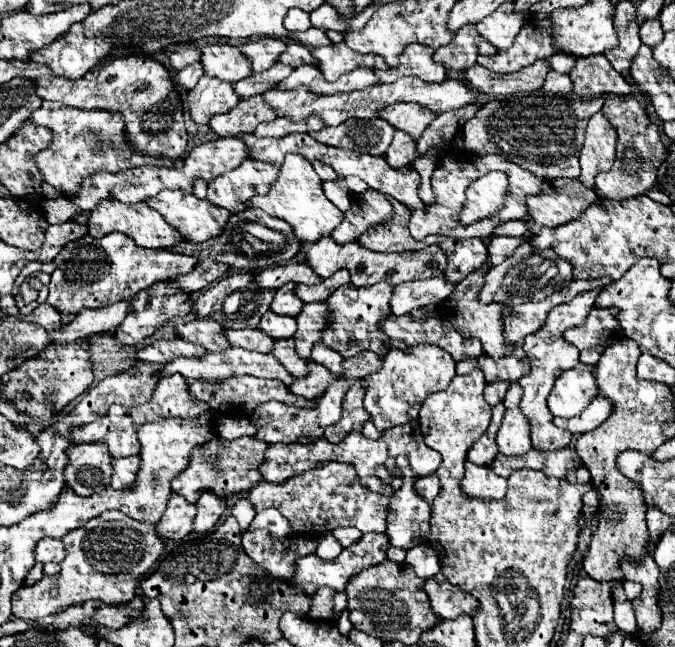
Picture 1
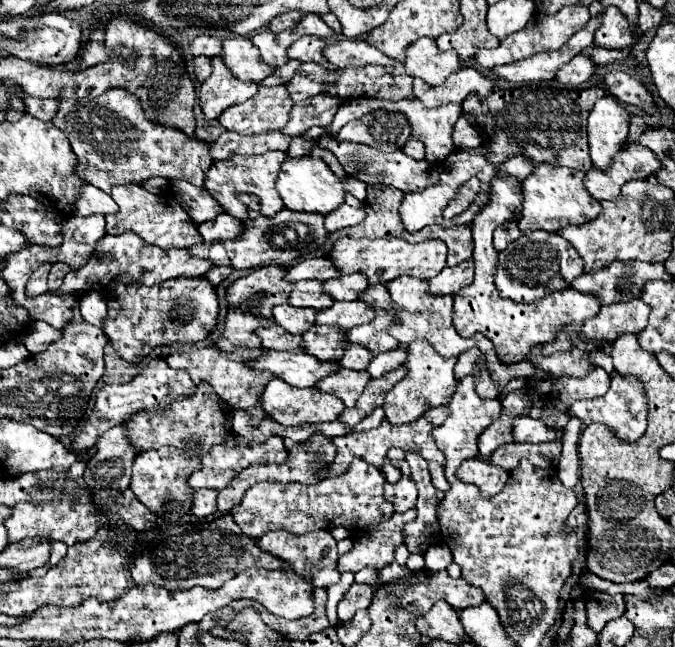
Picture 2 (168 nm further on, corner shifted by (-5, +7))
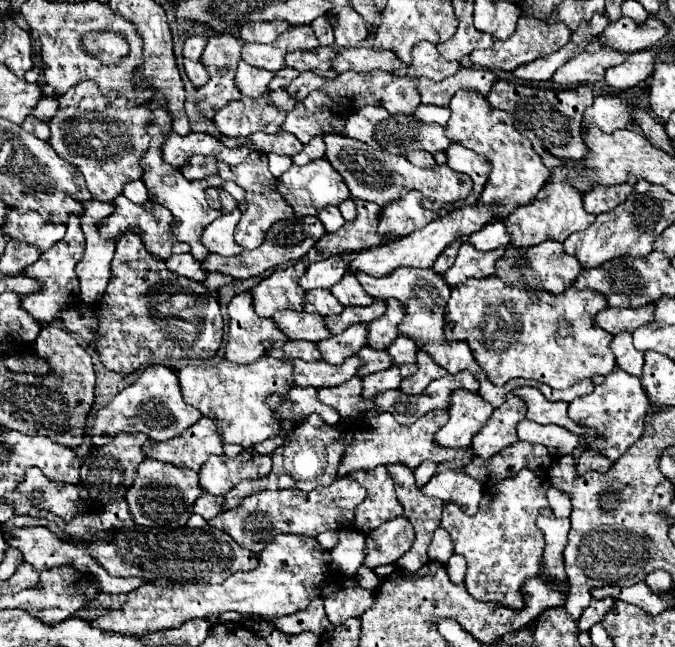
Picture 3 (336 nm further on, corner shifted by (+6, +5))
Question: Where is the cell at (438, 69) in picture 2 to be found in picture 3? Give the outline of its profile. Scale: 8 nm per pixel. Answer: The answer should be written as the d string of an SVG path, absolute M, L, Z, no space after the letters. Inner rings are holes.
M421 42L413 48L411 52L413 60L409 66L401 68L399 72L393 72L397 76L411 76L411 78L429 78L433 82L445 80L447 76L451 76L453 72L459 70L459 62L447 62L439 50L435 48L435 44L429 42Z

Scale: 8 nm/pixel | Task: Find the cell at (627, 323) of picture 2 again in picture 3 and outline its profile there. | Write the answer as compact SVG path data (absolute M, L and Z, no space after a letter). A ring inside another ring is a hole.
M653 304L641 308L605 308L597 312L595 326L615 336L619 332L633 332L635 328L651 320L653 320Z

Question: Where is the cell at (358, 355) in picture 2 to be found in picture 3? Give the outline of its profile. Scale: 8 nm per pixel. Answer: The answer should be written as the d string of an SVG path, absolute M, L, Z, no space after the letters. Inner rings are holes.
M369 346L361 348L361 352L357 352L357 358L361 358L361 362L363 362L363 366L357 372L359 376L367 376L367 374L373 374L373 372L379 372L379 370L385 370L391 366L391 358L387 352L379 352Z

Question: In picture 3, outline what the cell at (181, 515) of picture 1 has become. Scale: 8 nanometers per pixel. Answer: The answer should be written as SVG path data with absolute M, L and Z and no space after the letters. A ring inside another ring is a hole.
M205 492L193 504L193 514L199 514L209 522L211 518L215 518L221 512L221 504L223 504L223 496L213 496L213 494Z

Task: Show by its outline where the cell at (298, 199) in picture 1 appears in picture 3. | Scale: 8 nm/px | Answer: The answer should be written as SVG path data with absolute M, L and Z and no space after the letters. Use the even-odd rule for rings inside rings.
M325 158L313 160L301 168L293 164L283 176L277 178L277 190L291 204L295 216L317 216L321 208L339 206L343 200L347 200L351 196L349 188L341 180L341 176L331 168L331 164Z

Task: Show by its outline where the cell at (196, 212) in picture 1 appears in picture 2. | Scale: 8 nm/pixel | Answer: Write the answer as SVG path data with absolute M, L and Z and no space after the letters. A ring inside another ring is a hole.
M220 214L214 222L204 222L198 226L198 232L202 234L204 242L224 242L224 240L234 240L242 234L244 222L230 214Z

